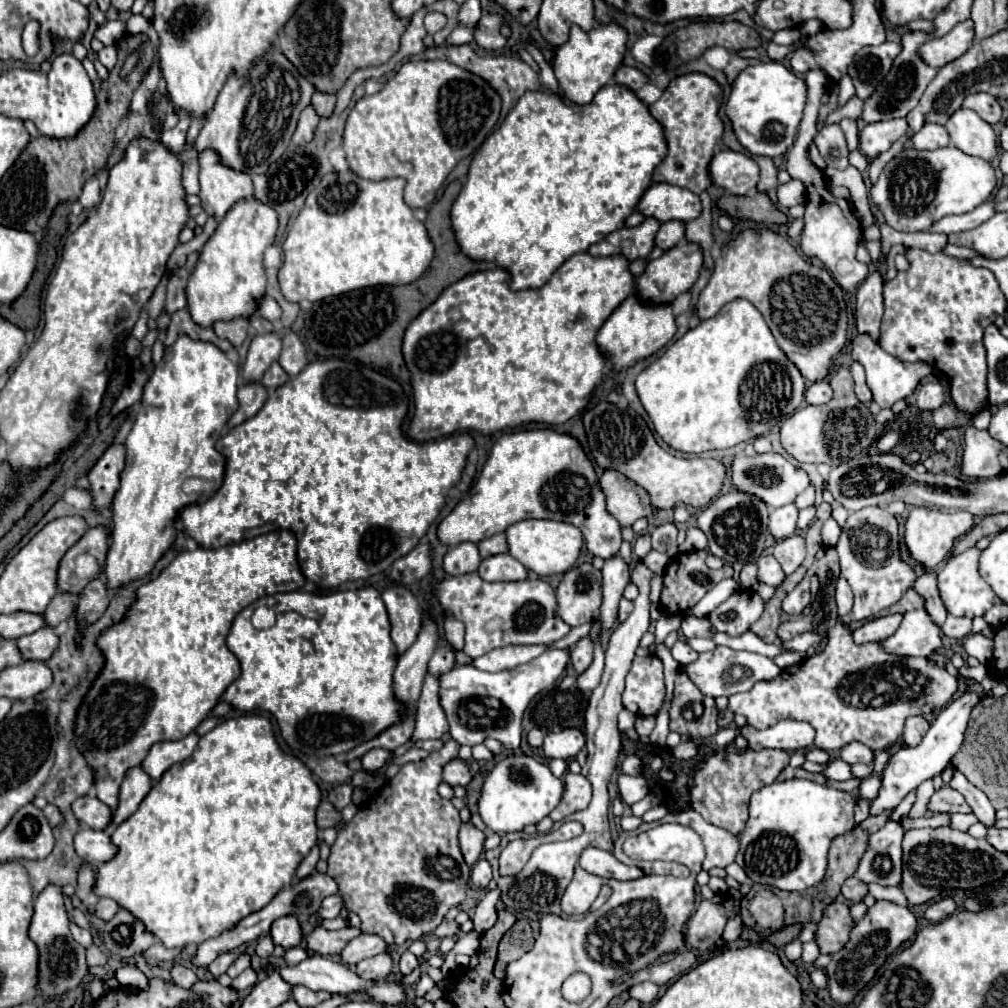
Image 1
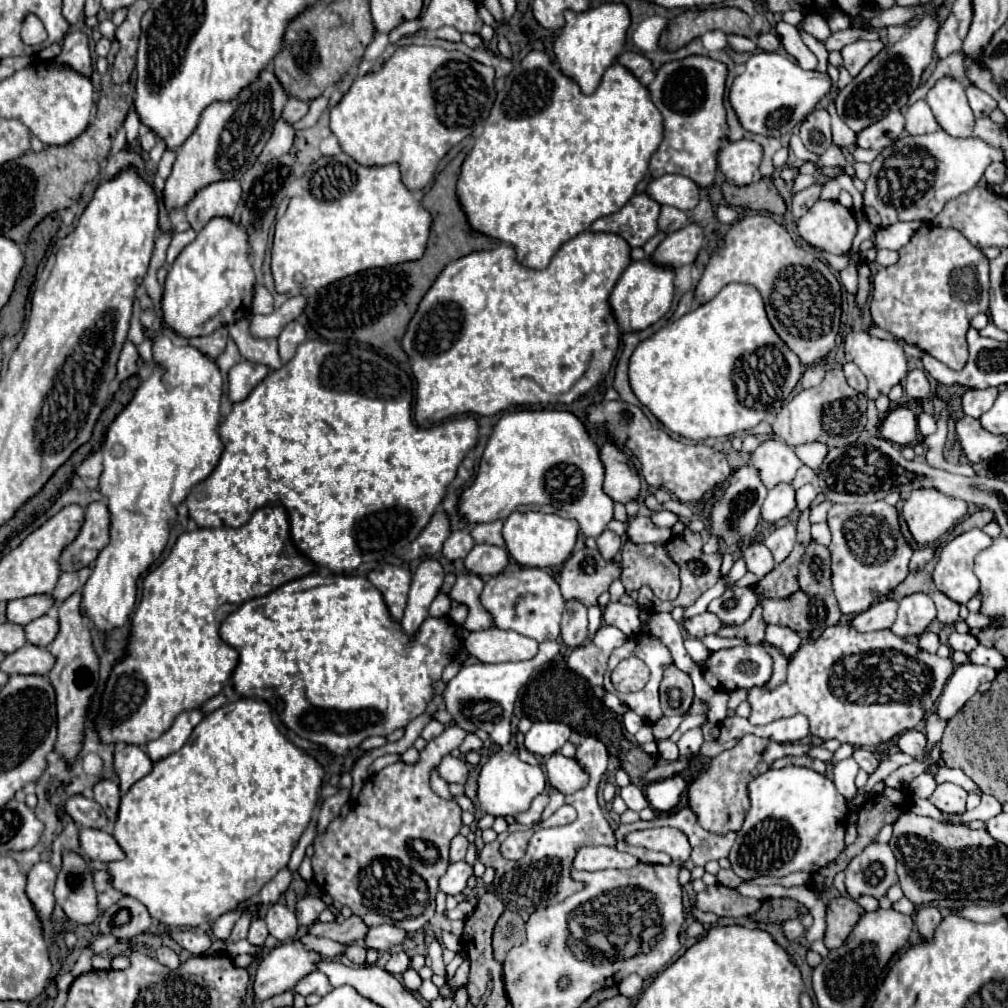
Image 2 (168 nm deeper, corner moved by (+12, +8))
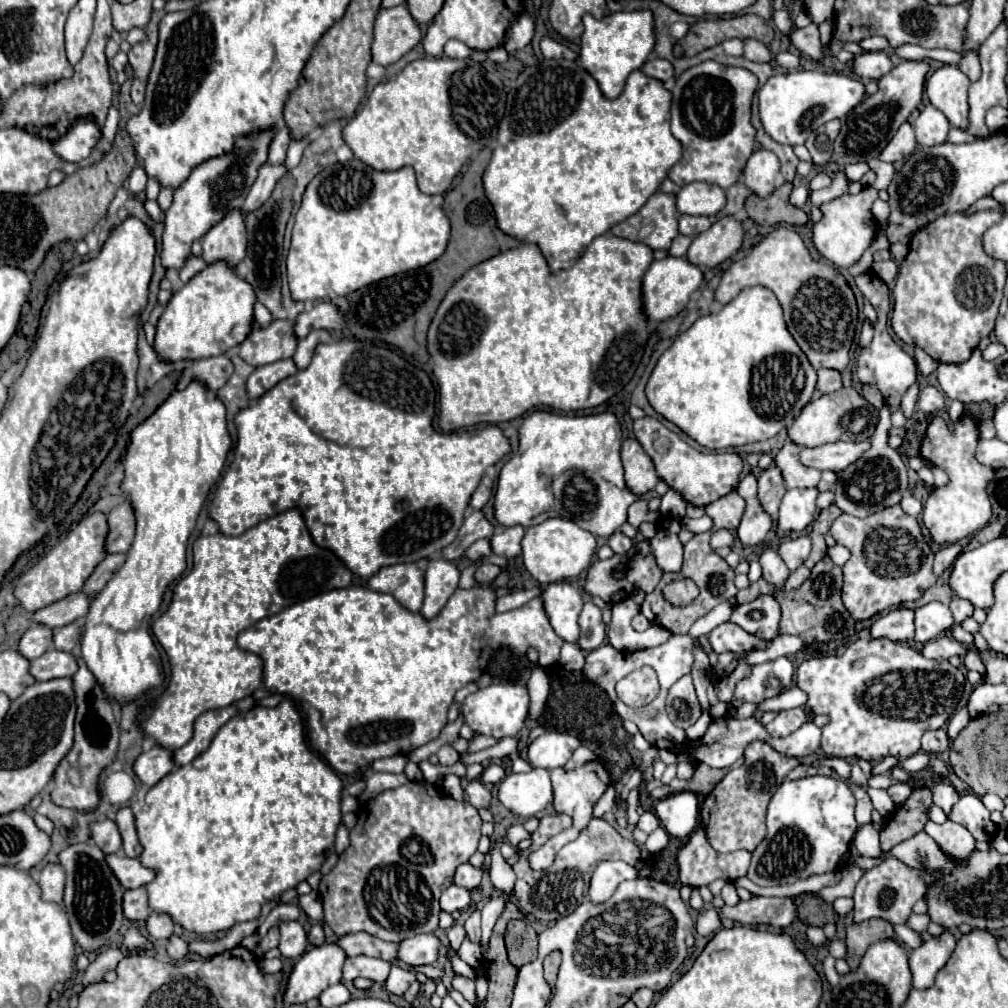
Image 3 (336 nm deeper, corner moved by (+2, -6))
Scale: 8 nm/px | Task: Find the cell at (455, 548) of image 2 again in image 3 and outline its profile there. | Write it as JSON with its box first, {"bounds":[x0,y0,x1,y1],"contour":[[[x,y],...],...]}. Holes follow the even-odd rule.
{"bounds":[466,540,492,562],"contour":[[[476,540],[476,542],[468,548],[466,558],[472,560],[472,562],[478,562],[478,560],[488,558],[490,554],[492,554],[492,550],[490,550],[490,542],[488,542],[488,540]]]}

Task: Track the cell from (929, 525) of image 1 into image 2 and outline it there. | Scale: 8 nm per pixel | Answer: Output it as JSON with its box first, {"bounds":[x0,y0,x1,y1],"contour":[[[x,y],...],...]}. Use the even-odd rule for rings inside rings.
{"bounds":[902,488,968,546],"contour":[[[920,488],[904,502],[902,514],[914,540],[928,546],[968,514],[968,504],[934,488]]]}

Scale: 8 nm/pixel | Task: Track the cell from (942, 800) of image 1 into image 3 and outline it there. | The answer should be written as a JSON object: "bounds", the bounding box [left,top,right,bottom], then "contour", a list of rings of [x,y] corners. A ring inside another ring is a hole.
{"bounds":[948,794,998,842],"contour":[[[976,794],[960,796],[960,800],[952,806],[948,818],[966,826],[976,840],[984,840],[984,842],[990,842],[998,830],[996,824],[990,820],[990,812]]]}

